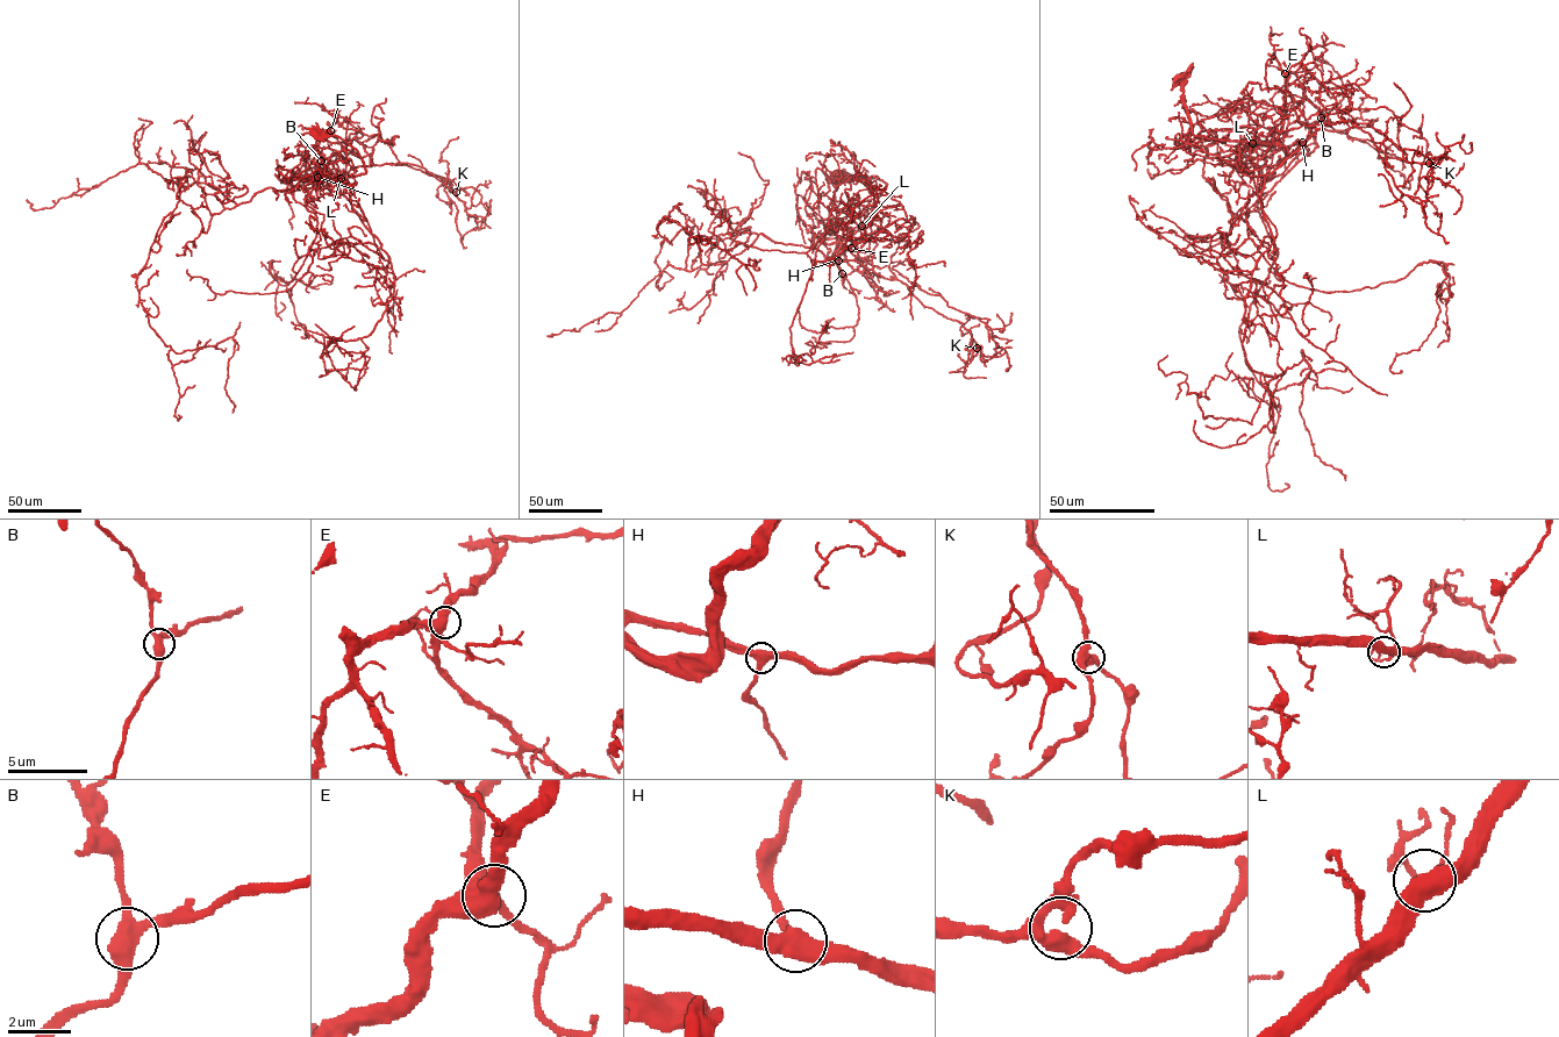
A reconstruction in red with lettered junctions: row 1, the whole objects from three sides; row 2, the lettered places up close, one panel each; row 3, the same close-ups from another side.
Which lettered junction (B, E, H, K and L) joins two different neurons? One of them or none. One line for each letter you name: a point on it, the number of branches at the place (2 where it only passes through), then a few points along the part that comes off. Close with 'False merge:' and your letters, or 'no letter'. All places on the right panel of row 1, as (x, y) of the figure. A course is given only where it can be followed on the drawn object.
False merge: no letter

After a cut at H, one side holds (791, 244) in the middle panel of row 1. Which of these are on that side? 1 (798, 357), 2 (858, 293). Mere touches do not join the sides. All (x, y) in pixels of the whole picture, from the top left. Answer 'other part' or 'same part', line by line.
1: same part
2: other part

